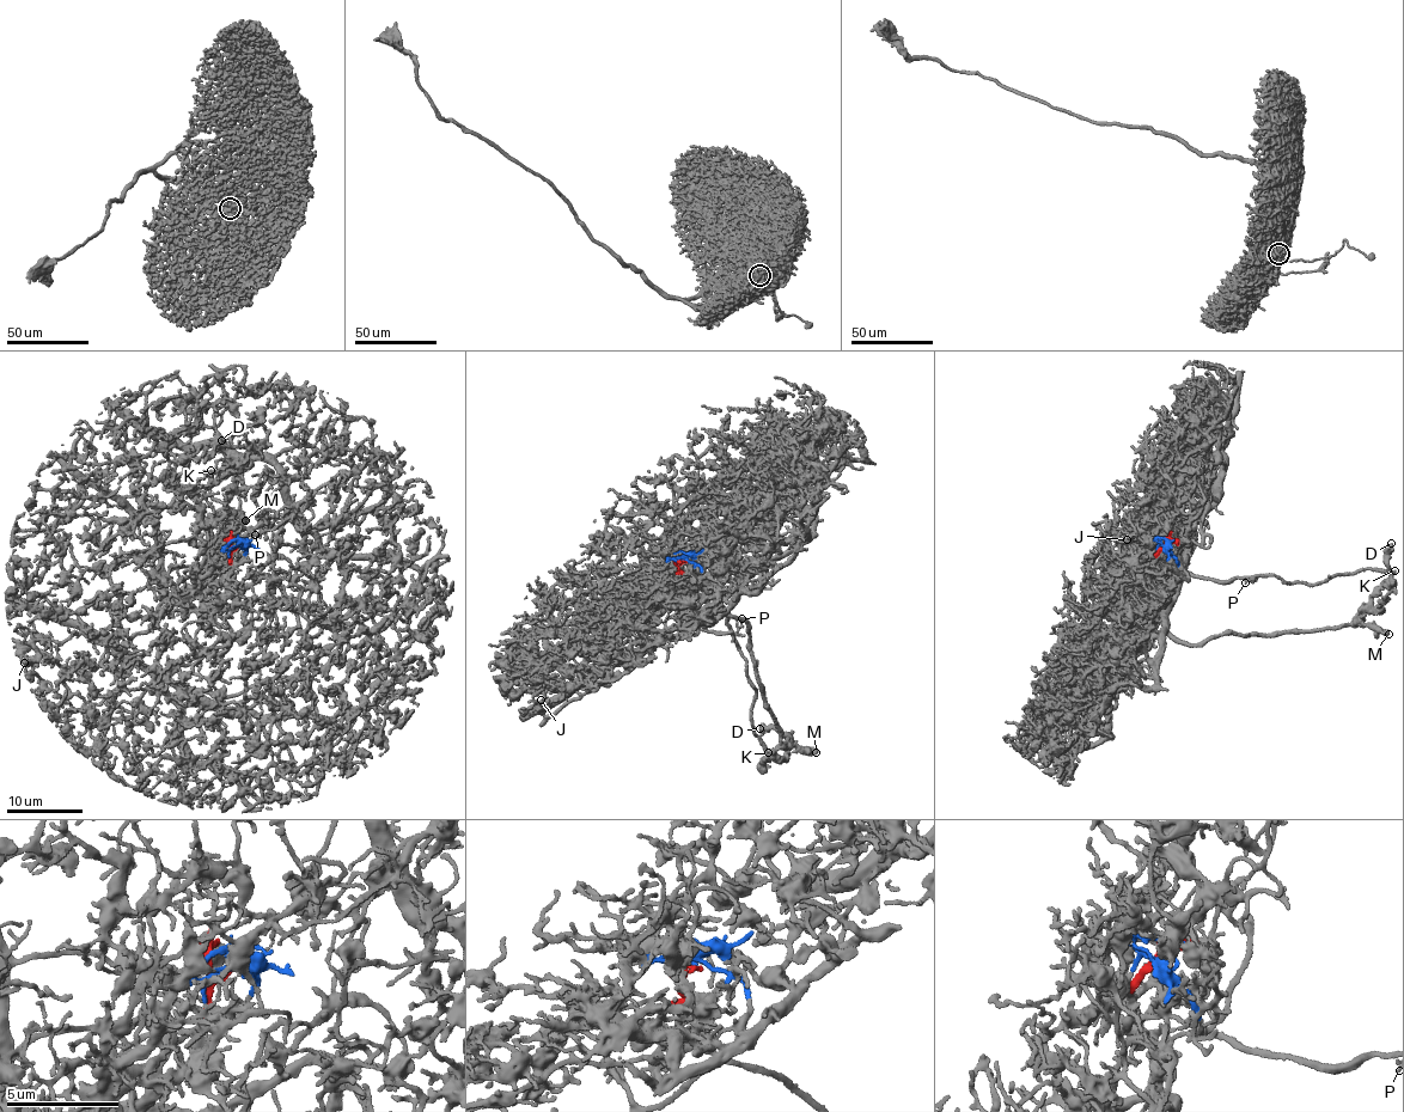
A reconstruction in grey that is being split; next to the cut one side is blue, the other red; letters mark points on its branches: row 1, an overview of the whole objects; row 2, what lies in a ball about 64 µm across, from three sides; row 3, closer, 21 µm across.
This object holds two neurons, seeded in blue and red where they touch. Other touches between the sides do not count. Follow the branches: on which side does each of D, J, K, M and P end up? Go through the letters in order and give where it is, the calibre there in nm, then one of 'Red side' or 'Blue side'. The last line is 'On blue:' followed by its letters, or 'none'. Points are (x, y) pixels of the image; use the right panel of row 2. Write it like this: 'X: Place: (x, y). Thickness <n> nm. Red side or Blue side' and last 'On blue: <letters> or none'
D: Place: (1391, 543). Thickness 460 nm. Red side
J: Place: (1127, 539). Thickness 140 nm. Blue side
K: Place: (1395, 570). Thickness 280 nm. Red side
M: Place: (1389, 634). Thickness 550 nm. Red side
P: Place: (1245, 582). Thickness 140 nm. Red side
On blue: J

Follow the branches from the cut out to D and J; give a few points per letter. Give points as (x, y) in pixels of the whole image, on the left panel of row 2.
D: (238, 545), (223, 580), (205, 584), (212, 631), (244, 624), (208, 531), (236, 482), (221, 440)
J: (238, 545), (231, 561), (168, 543), (146, 586), (118, 599), (97, 666), (67, 676), (20, 645), (24, 663)

